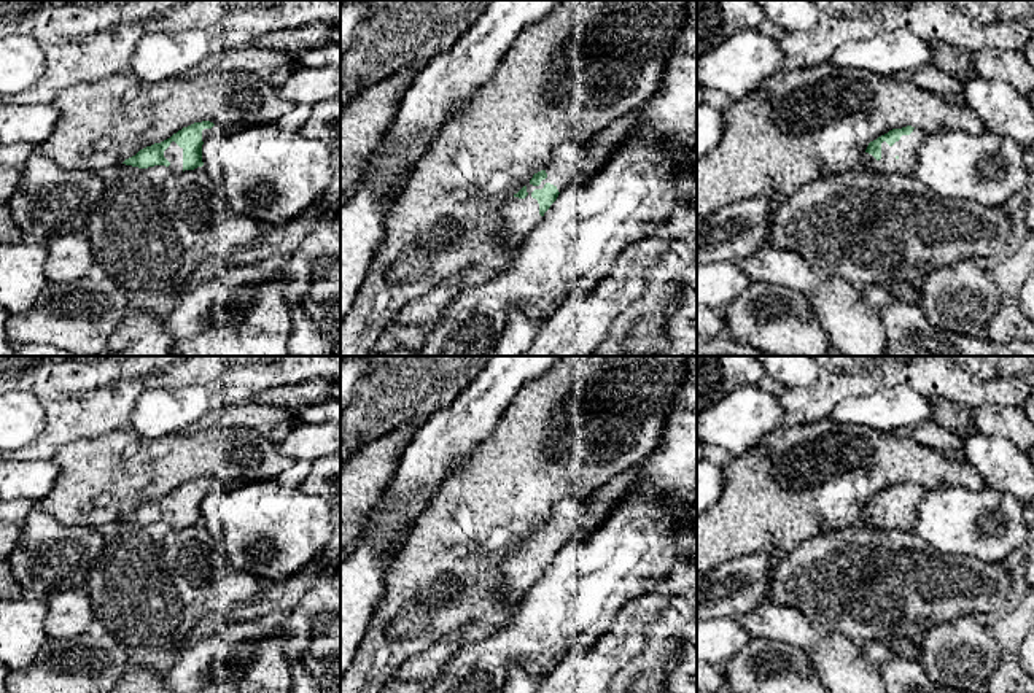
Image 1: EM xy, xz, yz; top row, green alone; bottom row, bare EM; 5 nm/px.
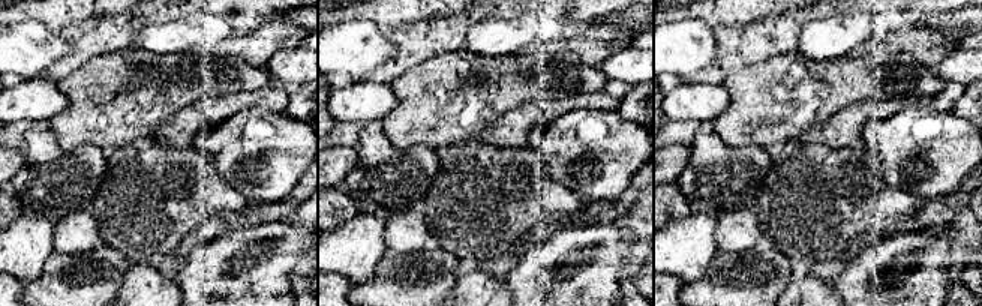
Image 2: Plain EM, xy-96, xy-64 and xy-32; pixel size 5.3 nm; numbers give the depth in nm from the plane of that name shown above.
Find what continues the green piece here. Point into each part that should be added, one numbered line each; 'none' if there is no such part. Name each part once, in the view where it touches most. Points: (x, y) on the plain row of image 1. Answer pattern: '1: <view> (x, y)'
1: xz (573, 518)

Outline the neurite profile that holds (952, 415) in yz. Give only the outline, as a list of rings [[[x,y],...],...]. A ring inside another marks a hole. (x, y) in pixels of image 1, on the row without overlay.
[[[932,399],[931,405],[931,418],[958,437],[964,439],[978,431],[970,418],[970,410],[962,404],[947,399]]]

